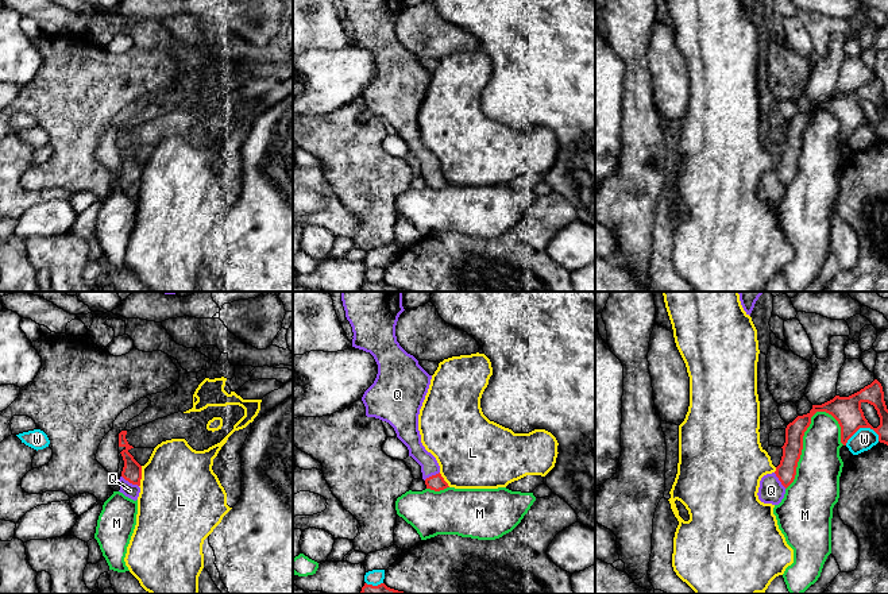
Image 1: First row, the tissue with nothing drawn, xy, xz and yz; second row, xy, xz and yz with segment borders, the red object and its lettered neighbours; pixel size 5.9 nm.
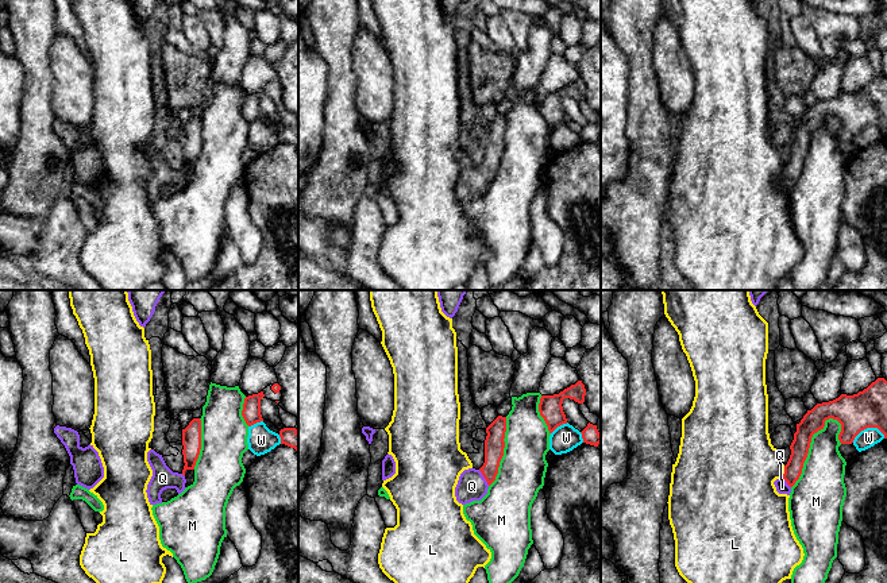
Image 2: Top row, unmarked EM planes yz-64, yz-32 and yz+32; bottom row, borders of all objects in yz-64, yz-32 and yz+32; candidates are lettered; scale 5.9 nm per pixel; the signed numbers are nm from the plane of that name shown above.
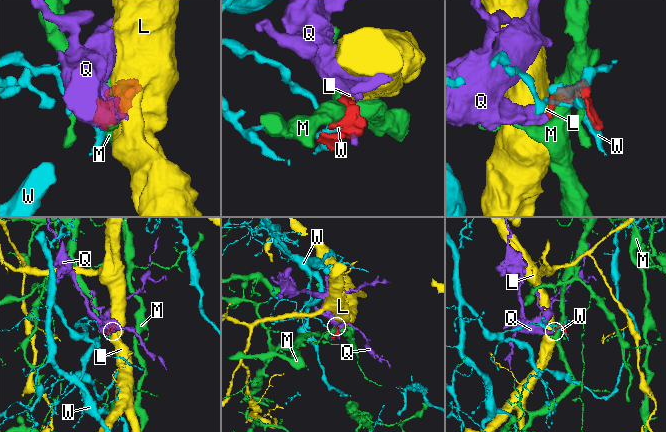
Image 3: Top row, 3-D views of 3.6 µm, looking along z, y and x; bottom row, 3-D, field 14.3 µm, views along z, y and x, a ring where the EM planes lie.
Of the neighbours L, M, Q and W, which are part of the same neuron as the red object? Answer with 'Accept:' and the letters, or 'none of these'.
Accept: Q

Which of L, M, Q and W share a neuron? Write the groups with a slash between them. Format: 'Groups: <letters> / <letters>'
Groups: L / M / Q / W

